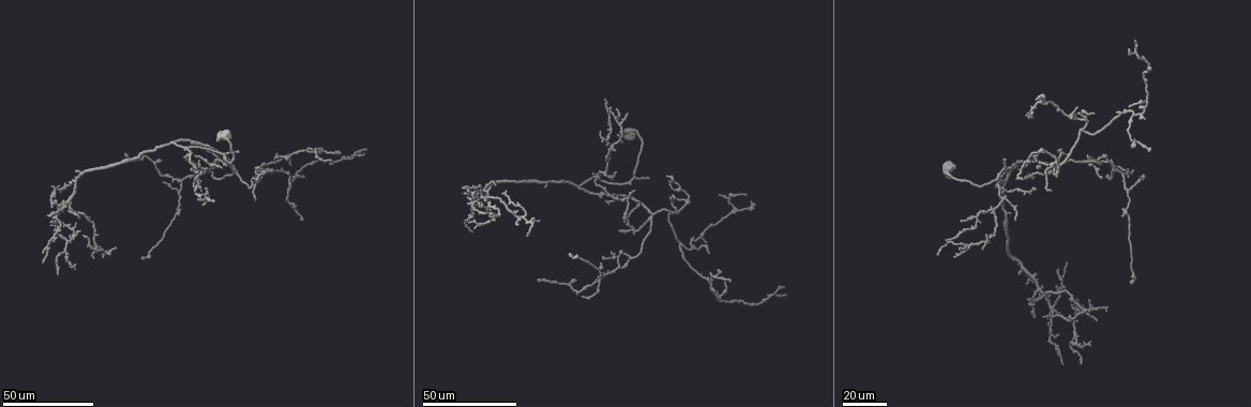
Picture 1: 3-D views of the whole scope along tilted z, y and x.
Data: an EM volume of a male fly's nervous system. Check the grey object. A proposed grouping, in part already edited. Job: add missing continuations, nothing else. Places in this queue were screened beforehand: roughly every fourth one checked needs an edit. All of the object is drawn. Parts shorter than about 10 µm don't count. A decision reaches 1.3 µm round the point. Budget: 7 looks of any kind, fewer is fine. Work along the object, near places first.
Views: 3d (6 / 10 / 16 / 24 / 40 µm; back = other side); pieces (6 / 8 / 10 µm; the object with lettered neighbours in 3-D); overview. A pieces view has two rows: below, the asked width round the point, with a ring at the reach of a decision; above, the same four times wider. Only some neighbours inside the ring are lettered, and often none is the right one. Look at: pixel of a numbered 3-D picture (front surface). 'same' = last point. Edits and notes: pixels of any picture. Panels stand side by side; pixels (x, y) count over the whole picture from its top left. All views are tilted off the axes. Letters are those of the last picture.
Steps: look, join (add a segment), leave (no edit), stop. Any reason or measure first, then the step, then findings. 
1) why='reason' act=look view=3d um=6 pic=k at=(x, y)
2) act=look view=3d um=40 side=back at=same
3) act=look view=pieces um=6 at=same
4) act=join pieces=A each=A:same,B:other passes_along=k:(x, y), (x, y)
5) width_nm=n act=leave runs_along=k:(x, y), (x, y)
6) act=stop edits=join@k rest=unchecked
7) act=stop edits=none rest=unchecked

why='an open end' act=look view=3d um=40 pic=1 at=(647, 179)

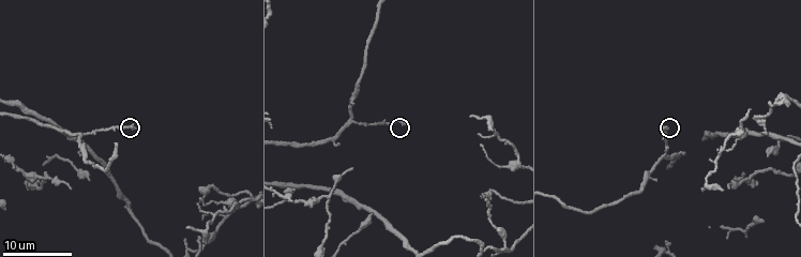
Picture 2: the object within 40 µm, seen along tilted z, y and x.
why='closer look' act=look view=3d um=6 pic=2 at=(405, 122)

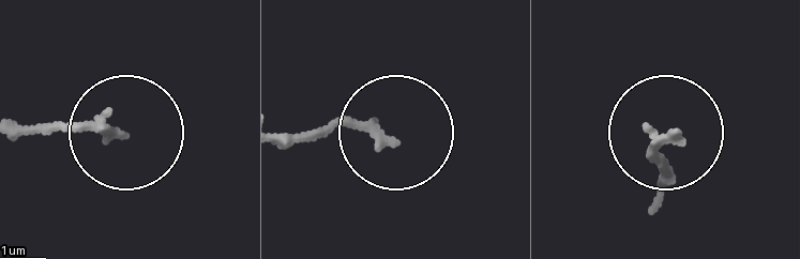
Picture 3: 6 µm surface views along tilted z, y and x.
why='what lies round it' act=look view=pieces um=8 pic=3 at=(673, 134)

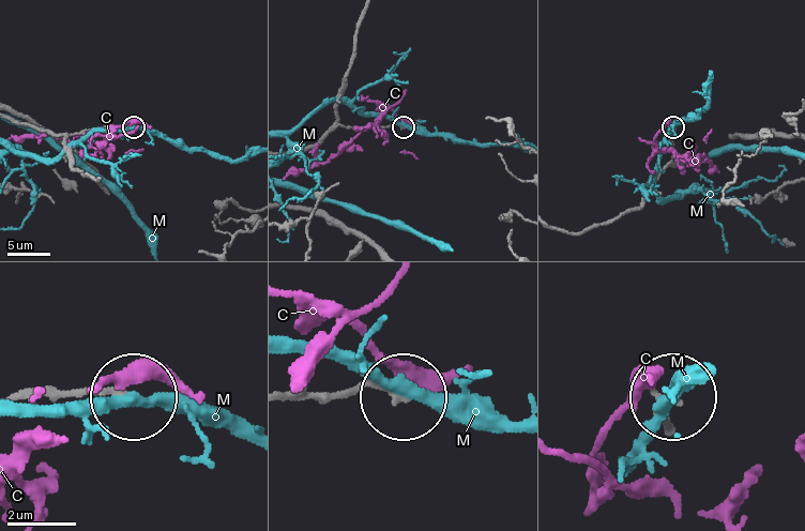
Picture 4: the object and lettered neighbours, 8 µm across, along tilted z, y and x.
act=leave each=C:other,M:other runs_along=4:(23, 396), (132, 397) found='none of them fits'

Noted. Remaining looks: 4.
why='long arm stops here' act=look view=3d um=24 pic=2 at=(470, 114)

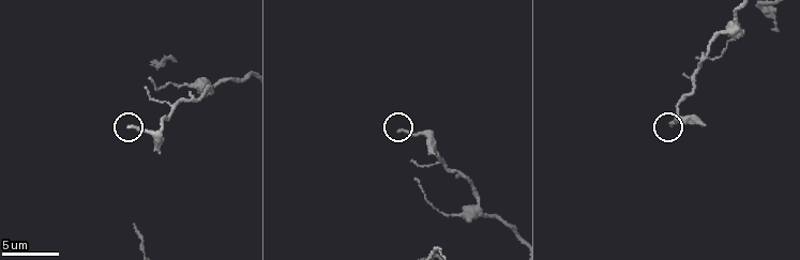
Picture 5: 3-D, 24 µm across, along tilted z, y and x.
act=look view=pieces um=8 pic=5 at=(131, 125)

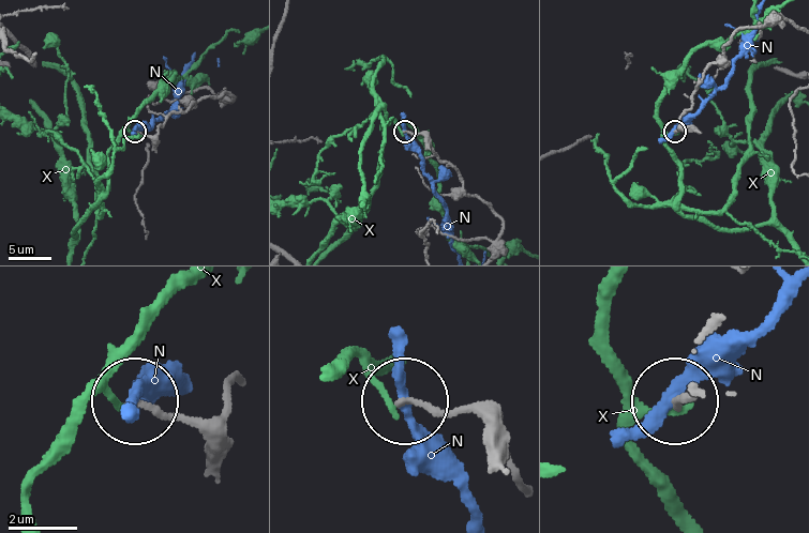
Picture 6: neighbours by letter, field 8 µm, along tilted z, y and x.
width_nm=150 act=leave each=N:other,X:other runs_along=6:(745, 29), (706, 69), (674, 131) found='no lettered segment goes on from it'

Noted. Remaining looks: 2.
why='an open end' act=look view=3d um=40 pic=1 at=(702, 273)

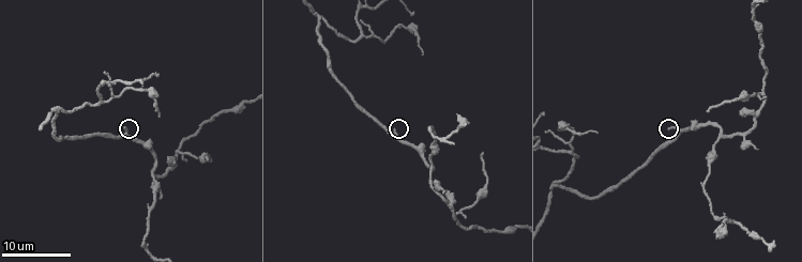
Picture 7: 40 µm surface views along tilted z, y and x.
why='what lies round it' act=look view=pieces um=6 pic=7 at=(671, 127)

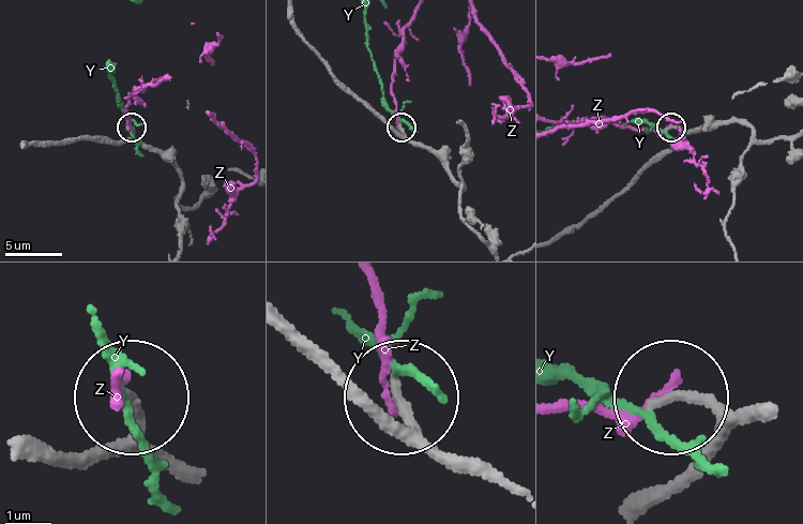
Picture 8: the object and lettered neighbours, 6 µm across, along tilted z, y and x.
act=leave each=Y:other,Z:other runs_along=8:(645, 510), (711, 438), (709, 413), (678, 402) found='no lettered segment goes on from it'

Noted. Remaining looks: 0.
act=stop edits=none rest=unchecked

